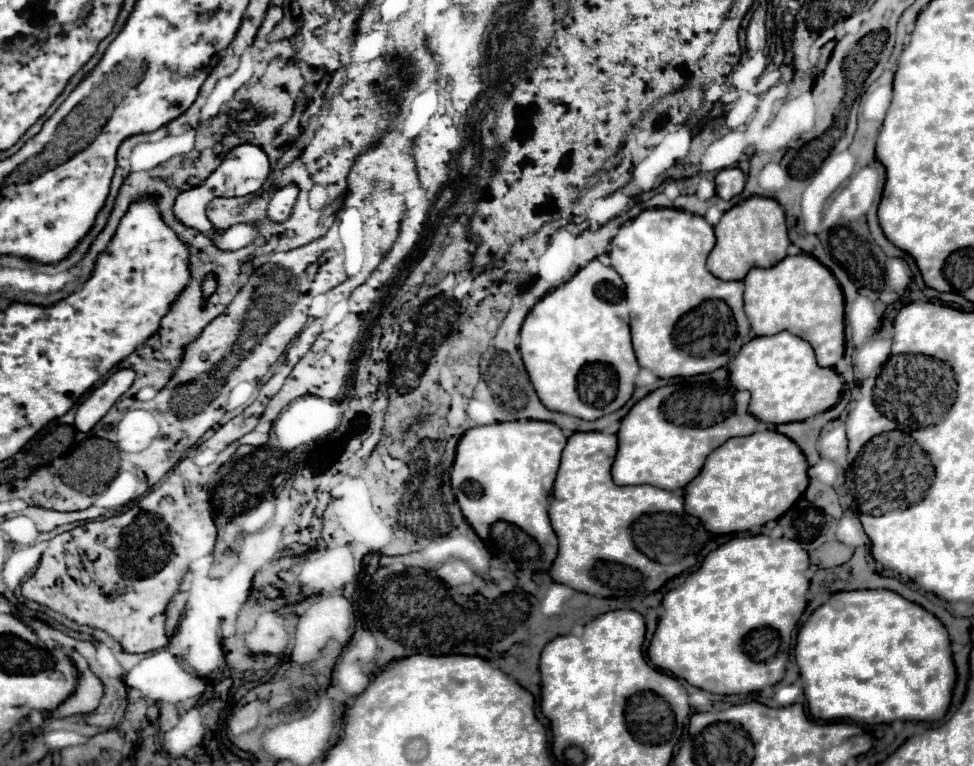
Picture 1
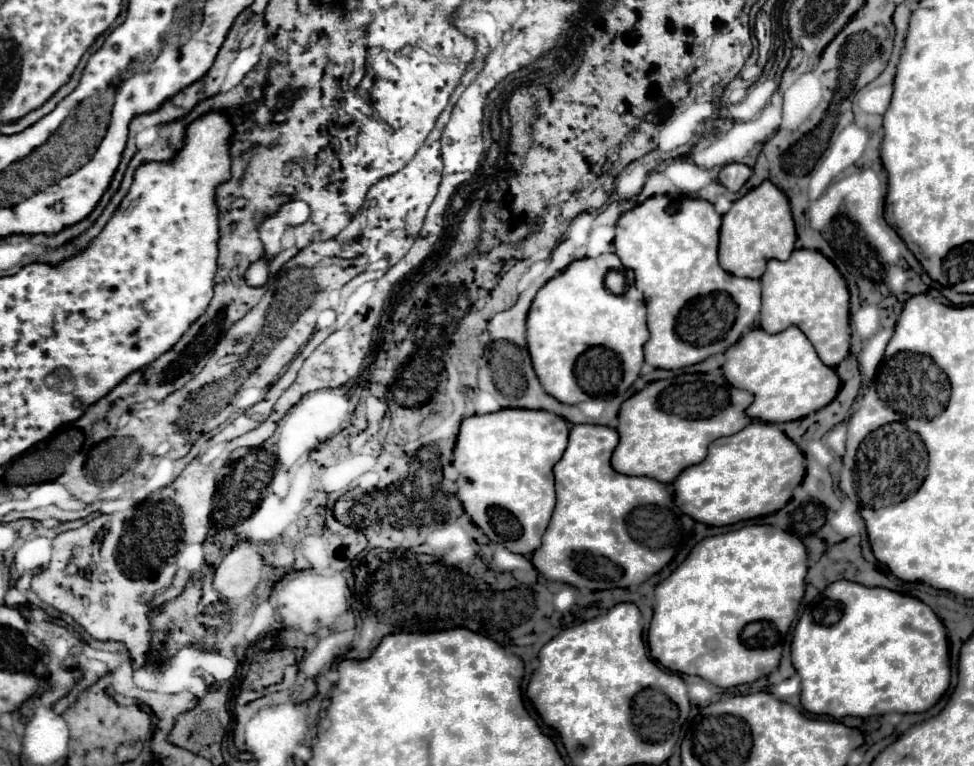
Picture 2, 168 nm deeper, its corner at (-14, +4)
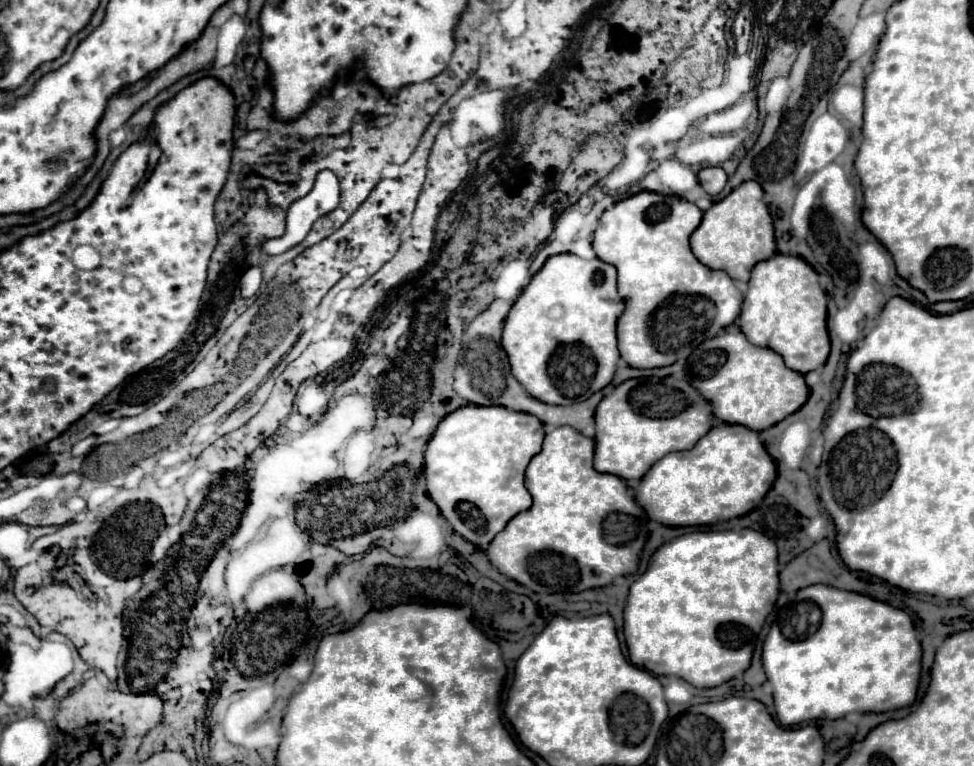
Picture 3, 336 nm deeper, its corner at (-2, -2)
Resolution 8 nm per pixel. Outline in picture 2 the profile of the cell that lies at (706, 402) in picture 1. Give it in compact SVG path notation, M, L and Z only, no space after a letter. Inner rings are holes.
M715 356L695 366L695 372L681 372L671 380L651 382L623 402L617 428L619 446L611 458L613 468L627 476L649 476L671 484L679 476L679 468L699 464L707 456L711 440L733 436L751 424L745 410L751 406L753 396L731 386L721 368L723 356Z

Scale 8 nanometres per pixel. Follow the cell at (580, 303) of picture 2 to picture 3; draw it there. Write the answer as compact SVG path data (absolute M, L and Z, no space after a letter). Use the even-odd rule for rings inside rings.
M555 254L547 258L543 268L531 278L517 302L507 314L501 346L507 350L511 374L521 386L545 404L573 404L581 396L589 396L605 388L619 360L617 350L617 318L623 312L623 302L615 286L615 268L599 258L585 260L575 254Z

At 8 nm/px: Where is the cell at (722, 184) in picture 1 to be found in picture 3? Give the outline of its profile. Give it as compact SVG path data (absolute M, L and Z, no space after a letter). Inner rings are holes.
M709 166L709 168L701 168L699 170L699 184L705 188L707 194L719 194L723 190L727 182L727 174L723 168L717 166Z

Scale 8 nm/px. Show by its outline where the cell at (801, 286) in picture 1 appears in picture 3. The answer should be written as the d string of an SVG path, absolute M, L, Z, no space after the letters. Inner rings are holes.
M775 254L759 262L751 272L749 290L743 298L739 328L751 344L777 352L785 366L799 374L821 368L829 356L829 334L827 294L819 286L817 272L799 256Z

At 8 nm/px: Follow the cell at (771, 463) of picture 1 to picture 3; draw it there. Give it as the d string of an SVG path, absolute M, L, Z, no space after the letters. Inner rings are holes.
M715 424L691 450L671 452L657 460L635 486L635 502L657 522L665 526L703 526L717 520L729 520L753 510L777 478L773 458L763 448L759 434L739 424Z

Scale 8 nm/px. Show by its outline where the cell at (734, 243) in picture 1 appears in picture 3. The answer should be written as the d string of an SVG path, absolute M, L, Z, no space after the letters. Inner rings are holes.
M743 182L729 196L705 210L701 224L691 234L691 250L705 266L723 270L733 280L747 282L751 268L775 254L773 220L763 202L763 188L757 182Z

